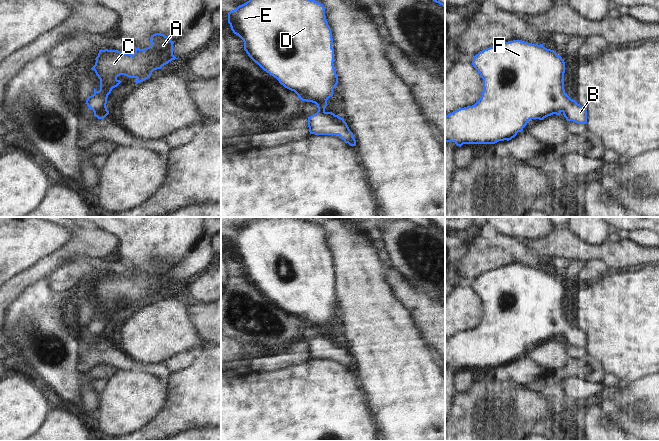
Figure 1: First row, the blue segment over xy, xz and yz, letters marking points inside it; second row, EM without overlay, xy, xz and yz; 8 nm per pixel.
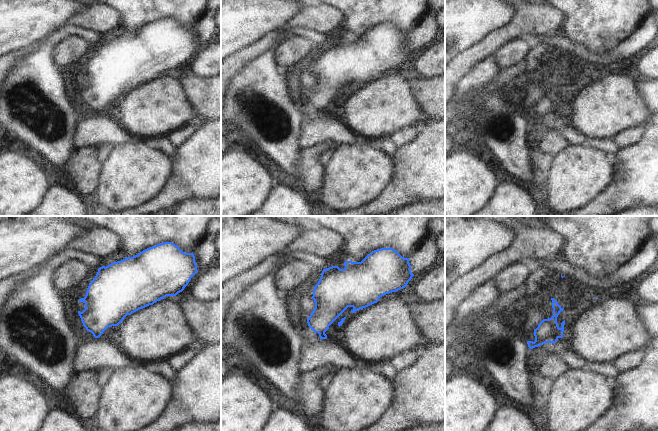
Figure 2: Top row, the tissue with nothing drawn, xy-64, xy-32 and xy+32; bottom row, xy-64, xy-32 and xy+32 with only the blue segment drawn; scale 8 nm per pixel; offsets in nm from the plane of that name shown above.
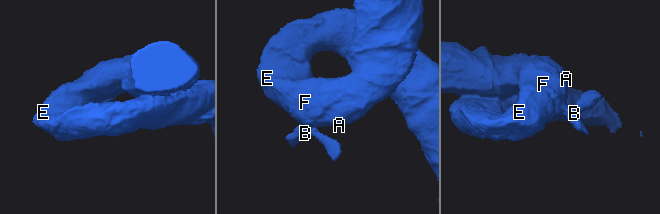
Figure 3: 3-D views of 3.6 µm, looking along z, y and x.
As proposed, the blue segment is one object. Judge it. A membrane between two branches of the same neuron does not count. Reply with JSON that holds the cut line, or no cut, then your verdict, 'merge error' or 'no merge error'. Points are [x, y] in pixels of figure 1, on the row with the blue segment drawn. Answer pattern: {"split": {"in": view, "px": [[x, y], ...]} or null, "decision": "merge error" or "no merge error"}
{"split": null, "decision": "no merge error"}

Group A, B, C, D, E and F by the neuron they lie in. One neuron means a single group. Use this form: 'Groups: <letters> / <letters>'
Groups: A B C D E F

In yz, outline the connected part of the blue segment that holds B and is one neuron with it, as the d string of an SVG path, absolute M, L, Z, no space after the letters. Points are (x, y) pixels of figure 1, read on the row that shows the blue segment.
M513 40L489 47L474 56L473 67L483 79L481 98L472 106L453 111L445 116L445 142L463 144L495 144L511 140L522 132L530 119L543 120L553 114L564 115L567 121L587 123L587 109L571 99L564 89L565 62L556 51L547 49L543 44L532 44Z

